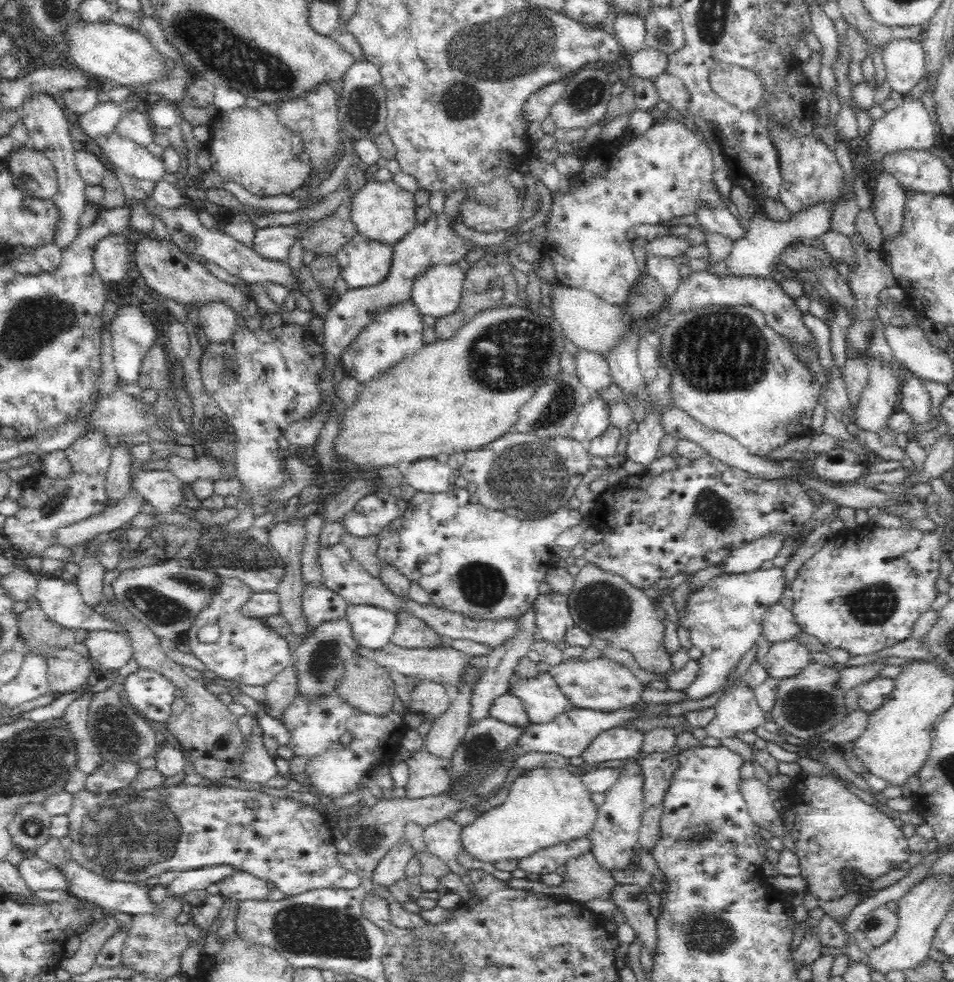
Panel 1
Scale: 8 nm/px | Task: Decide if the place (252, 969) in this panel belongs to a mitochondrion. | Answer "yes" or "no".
no

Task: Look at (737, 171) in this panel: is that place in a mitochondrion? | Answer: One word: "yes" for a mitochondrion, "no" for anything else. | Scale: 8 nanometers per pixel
no

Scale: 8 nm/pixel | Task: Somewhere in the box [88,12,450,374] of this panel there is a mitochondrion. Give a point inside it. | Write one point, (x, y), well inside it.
(362, 106)

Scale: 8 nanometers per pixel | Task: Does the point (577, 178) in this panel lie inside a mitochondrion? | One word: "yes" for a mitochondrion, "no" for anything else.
no

